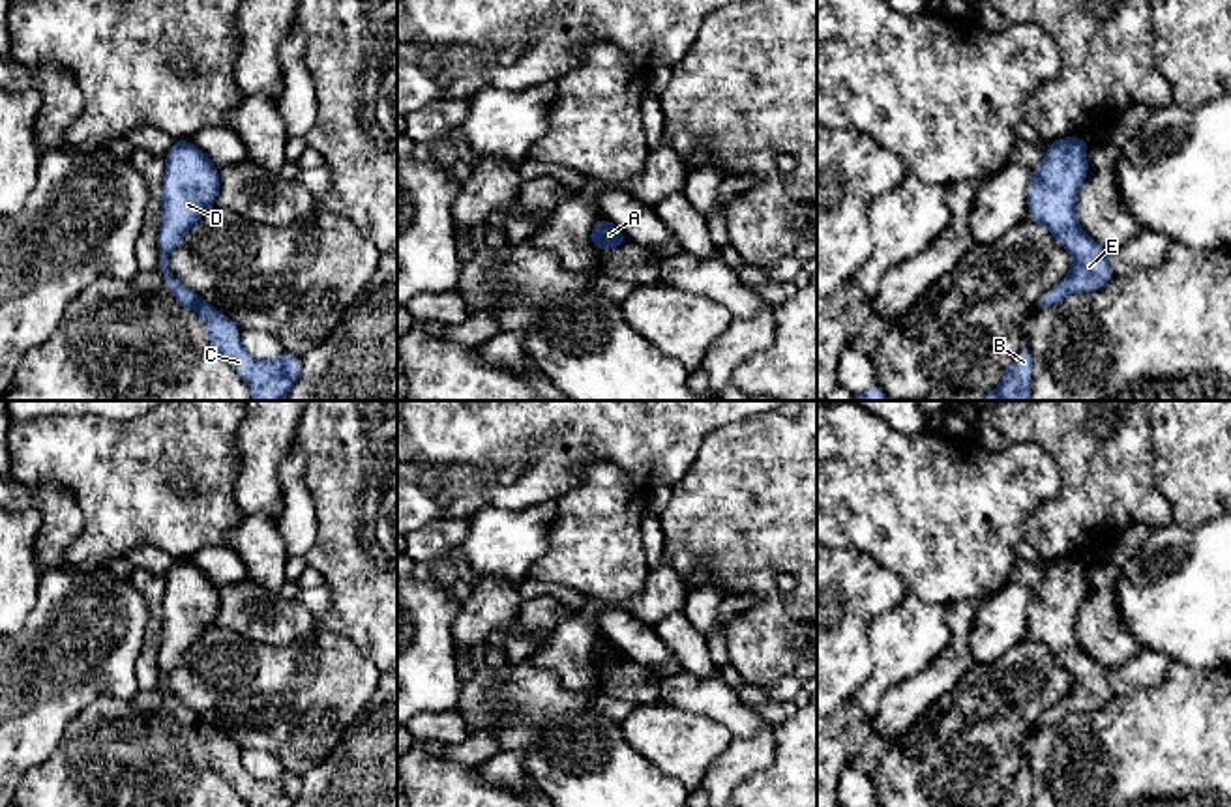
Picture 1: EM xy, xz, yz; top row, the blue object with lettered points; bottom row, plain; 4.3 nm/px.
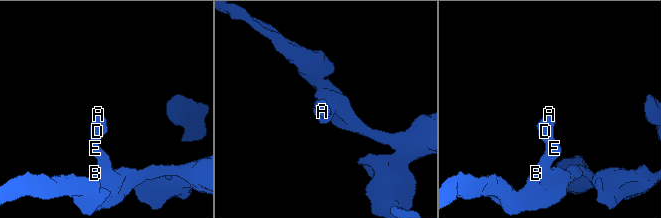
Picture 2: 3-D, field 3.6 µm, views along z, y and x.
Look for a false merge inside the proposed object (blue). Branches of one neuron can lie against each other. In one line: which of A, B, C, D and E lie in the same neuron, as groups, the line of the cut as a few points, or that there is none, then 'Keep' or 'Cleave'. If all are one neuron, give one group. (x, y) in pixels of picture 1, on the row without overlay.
Groups: A B C D E. No split. Keep

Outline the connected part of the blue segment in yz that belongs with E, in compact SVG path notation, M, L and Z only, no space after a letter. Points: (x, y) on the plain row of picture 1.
M1062 556L1049 562L1042 582L1031 594L1029 638L1044 644L1072 674L1068 695L1040 717L1038 726L1051 726L1072 712L1096 712L1115 697L1107 668L1087 655L1075 637L1075 618L1089 595L1087 571L1087 558Z

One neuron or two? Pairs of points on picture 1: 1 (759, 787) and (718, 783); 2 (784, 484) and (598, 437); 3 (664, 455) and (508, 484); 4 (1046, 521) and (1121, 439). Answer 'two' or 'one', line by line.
1: two
2: two
3: one
4: one

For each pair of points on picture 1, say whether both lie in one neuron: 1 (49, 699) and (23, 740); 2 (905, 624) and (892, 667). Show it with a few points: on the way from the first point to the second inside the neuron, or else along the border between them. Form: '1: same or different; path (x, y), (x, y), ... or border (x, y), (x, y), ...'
1: same; path (40, 708), (23, 725), (23, 731)
2: same; path (905, 635), (896, 656)

